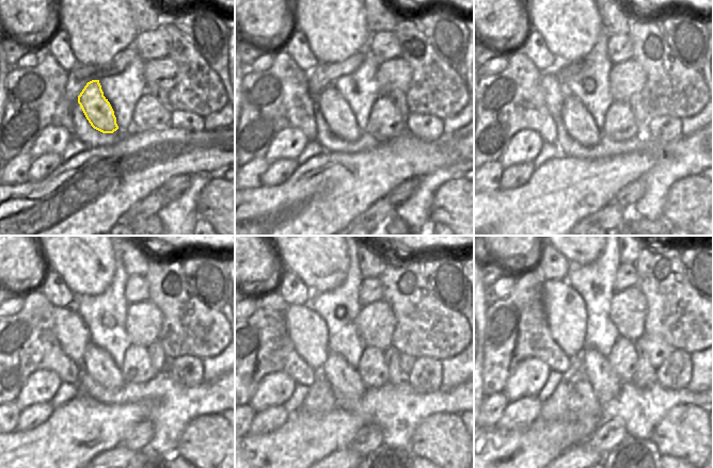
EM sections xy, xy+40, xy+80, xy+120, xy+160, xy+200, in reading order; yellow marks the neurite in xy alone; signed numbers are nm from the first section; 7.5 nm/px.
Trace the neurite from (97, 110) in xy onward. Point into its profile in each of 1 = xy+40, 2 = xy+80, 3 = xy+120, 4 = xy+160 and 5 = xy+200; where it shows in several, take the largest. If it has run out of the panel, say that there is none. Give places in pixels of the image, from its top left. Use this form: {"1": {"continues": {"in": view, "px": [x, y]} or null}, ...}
{"1": {"continues": {"in": "xy+40", "px": [336, 112]}}, "2": {"continues": {"in": "xy+80", "px": [579, 123]}}, "3": {"continues": {"in": "xy+120", "px": [97, 362]}}, "4": {"continues": {"in": "xy+160", "px": [344, 377]}}, "5": {"continues": {"in": "xy+200", "px": [605, 384]}}}

